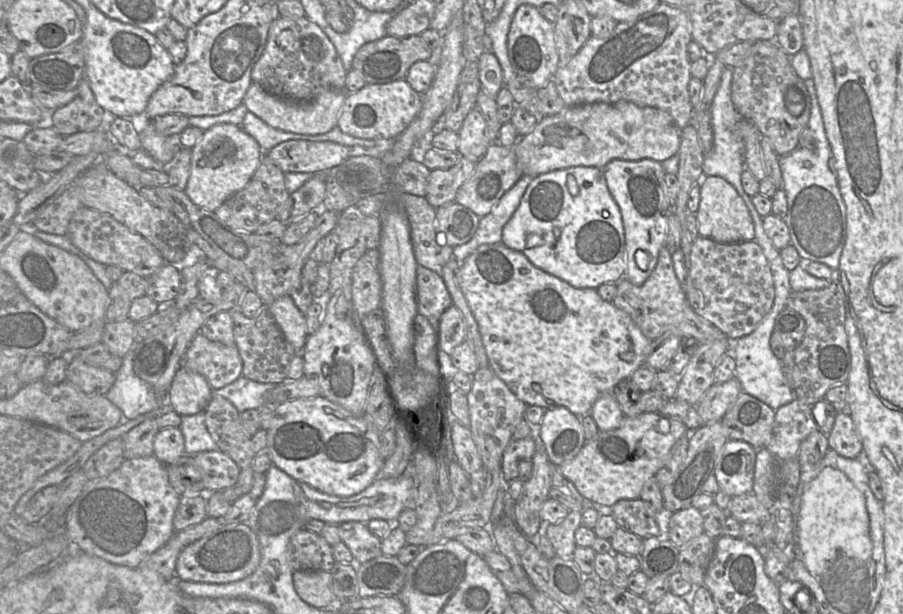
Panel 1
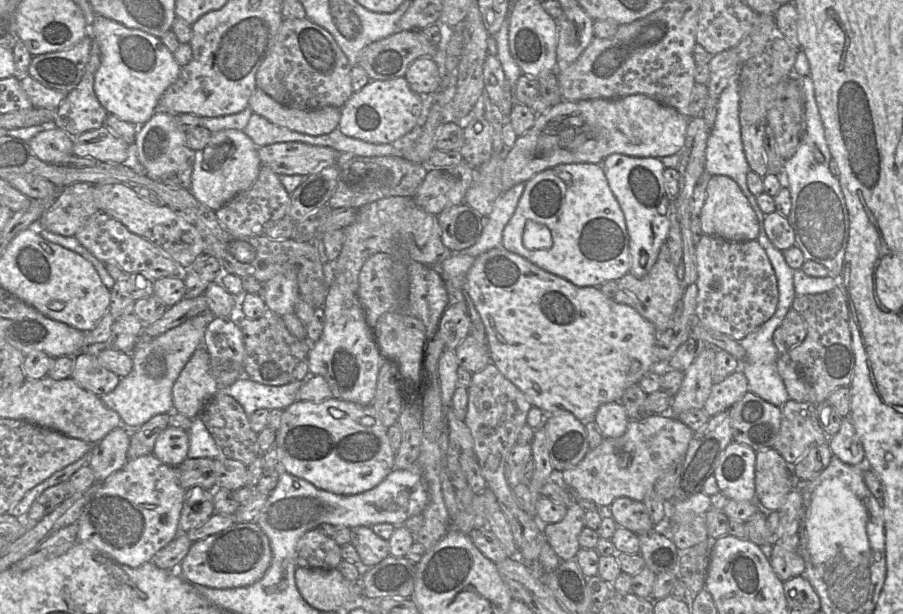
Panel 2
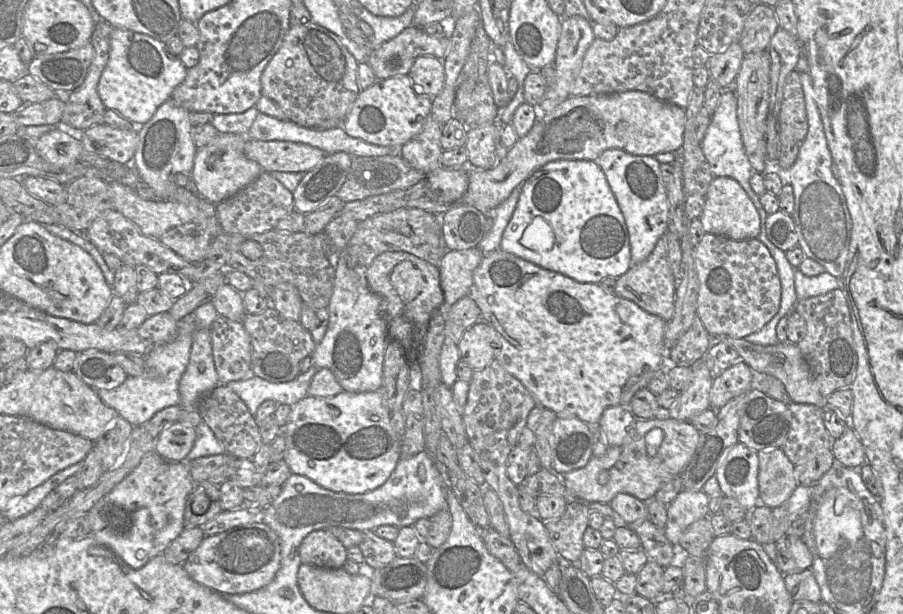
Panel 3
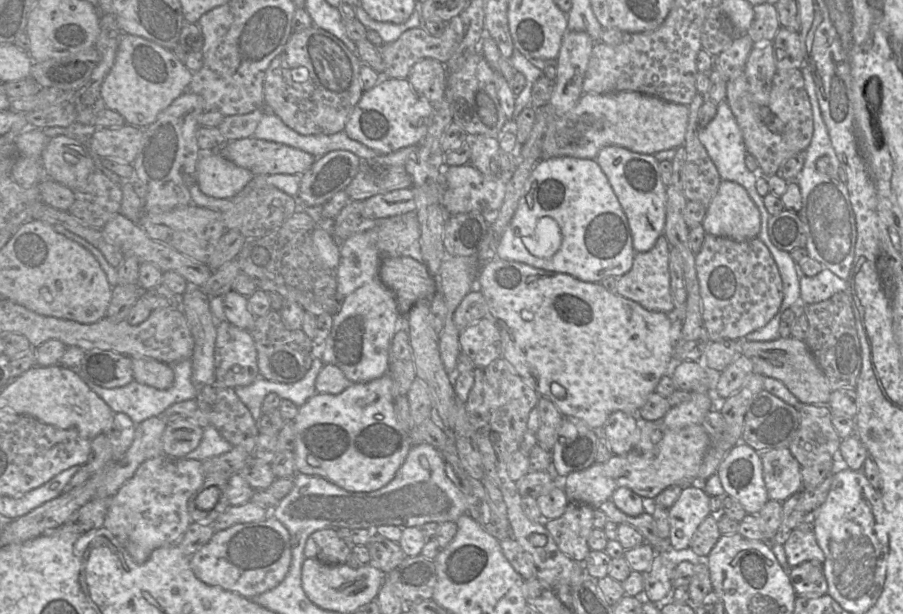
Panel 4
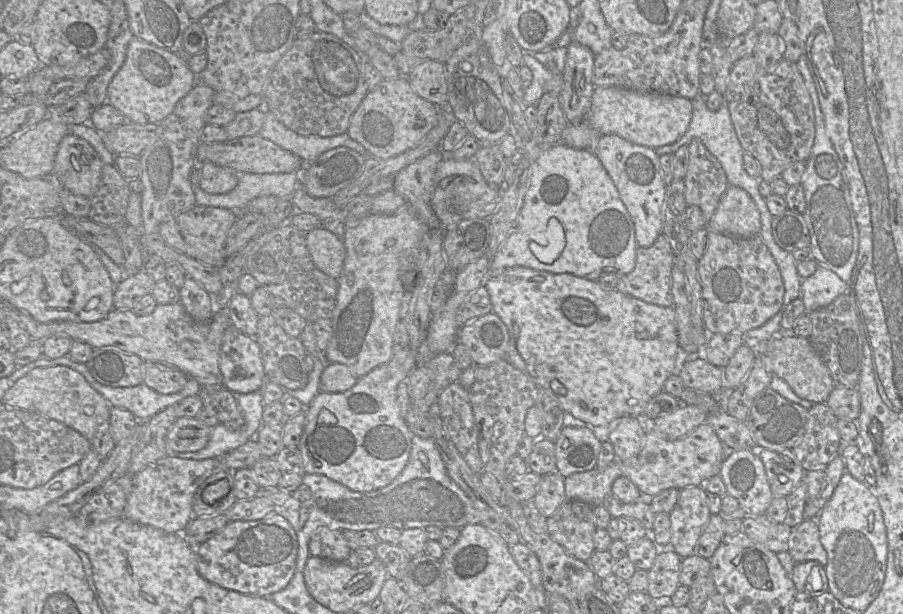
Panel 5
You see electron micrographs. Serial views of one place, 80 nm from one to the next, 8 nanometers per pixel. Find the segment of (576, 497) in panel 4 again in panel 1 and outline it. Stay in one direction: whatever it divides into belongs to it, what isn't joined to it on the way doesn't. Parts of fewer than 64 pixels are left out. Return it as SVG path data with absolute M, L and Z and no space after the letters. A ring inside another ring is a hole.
M644 412L636 417L625 416L618 428L598 431L596 436L586 440L580 452L570 461L561 464L559 469L591 506L609 510L619 500L639 498L645 482L667 463L672 447L687 432L688 428L681 421L659 412Z

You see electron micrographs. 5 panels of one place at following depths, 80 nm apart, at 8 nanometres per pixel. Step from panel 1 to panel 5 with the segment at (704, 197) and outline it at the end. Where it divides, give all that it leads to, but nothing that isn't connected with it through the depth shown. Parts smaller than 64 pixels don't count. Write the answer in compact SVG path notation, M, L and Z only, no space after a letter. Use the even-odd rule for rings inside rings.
M729 185L706 228L737 238L759 236L760 213L744 189Z

